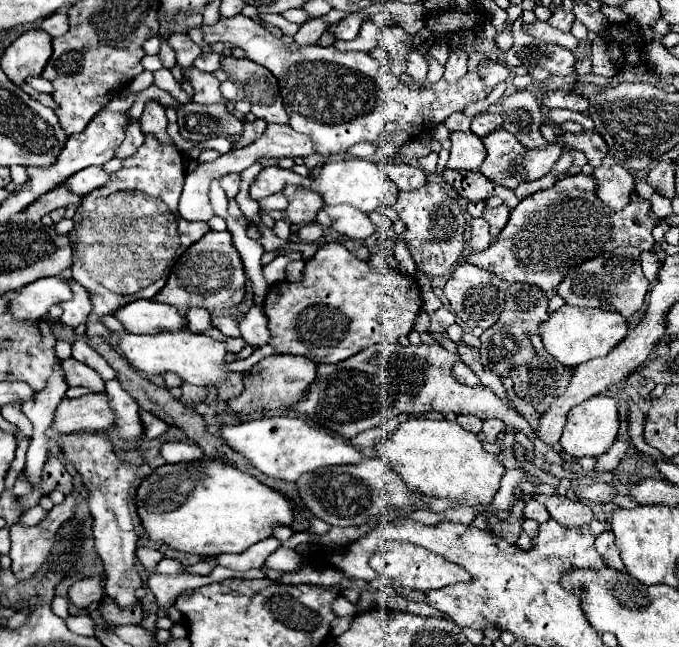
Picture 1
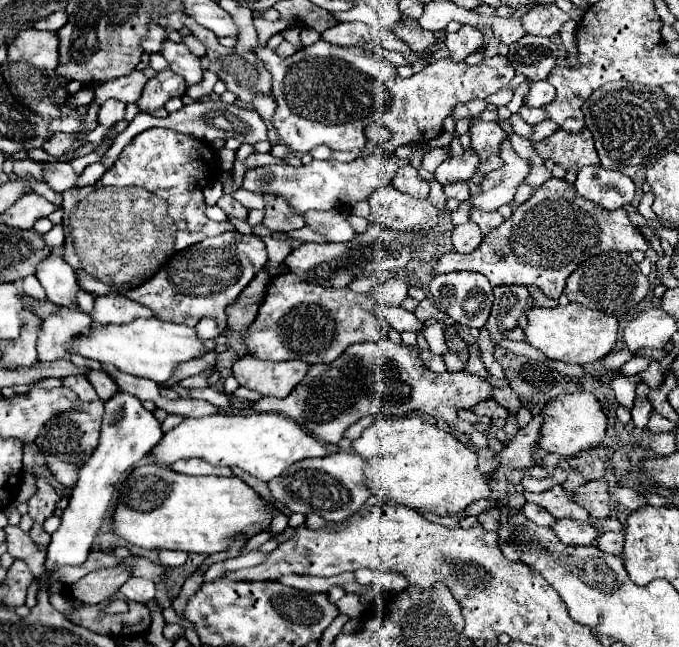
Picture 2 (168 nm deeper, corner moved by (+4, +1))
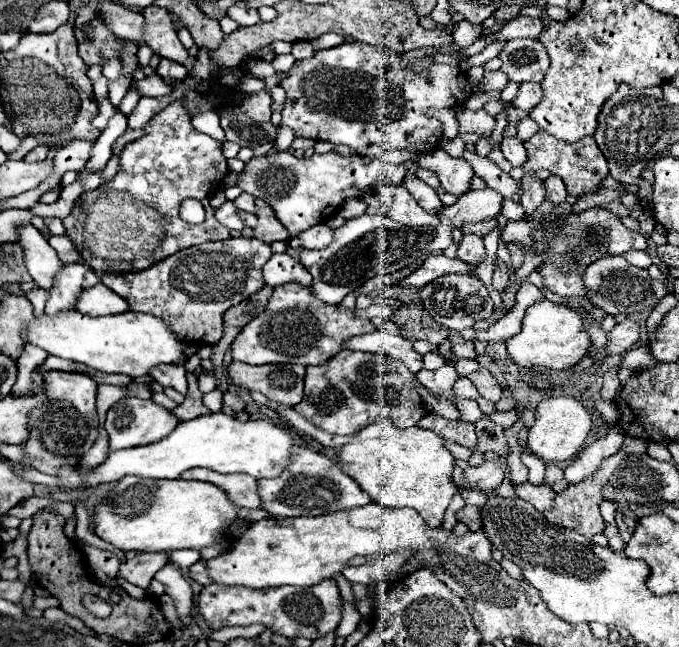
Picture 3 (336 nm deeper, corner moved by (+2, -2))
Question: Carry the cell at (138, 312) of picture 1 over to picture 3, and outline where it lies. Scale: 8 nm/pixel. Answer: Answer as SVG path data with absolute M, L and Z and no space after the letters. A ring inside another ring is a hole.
M97 284L89 290L83 290L83 296L79 296L77 310L87 316L115 316L127 312L129 304L105 284Z

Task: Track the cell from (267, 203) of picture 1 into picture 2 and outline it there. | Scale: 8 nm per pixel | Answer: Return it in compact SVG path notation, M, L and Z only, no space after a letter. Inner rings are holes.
M235 189L235 191L233 191L233 199L235 199L237 203L241 203L243 207L247 207L247 209L263 209L263 207L265 207L263 195L251 193L251 191L245 191L245 189Z

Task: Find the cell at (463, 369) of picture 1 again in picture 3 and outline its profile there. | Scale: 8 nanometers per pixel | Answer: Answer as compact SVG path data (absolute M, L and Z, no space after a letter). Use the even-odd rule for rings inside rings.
M377 330L371 334L363 334L363 336L355 336L355 340L349 340L345 344L345 348L351 350L363 350L363 352L373 352L373 354L381 354L381 356L391 356L401 360L411 372L419 372L423 370L423 356L417 354L411 346L409 340L405 340L403 336L395 336L389 334L387 330Z

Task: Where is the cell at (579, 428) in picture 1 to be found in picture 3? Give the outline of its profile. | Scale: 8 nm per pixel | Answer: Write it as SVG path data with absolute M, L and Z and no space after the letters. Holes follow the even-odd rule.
M559 396L559 398L547 398L541 400L535 408L535 424L529 428L527 444L535 456L539 456L543 462L571 462L581 450L583 444L593 430L593 418L591 412L575 398Z

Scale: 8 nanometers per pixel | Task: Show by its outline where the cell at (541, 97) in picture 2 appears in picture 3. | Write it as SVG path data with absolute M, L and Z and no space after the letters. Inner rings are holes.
M523 82L521 88L519 88L517 98L513 100L513 106L529 112L531 108L535 108L541 102L541 96L543 96L543 88L539 84L535 84L535 82Z

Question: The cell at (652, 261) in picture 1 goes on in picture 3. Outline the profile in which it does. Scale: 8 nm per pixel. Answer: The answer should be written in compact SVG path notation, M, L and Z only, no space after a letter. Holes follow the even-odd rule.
M631 250L629 254L623 254L623 258L629 262L629 264L635 264L635 266L641 266L641 268L649 268L651 266L651 256L647 252L635 252Z

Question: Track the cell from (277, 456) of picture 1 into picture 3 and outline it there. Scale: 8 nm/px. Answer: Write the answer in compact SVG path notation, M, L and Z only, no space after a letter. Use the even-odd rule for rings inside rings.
M215 412L207 416L193 418L189 422L179 422L177 428L165 436L163 440L139 446L139 448L127 448L119 452L109 452L107 460L99 464L97 468L87 472L87 480L83 482L79 478L77 468L69 468L59 472L59 480L63 490L81 490L81 488L93 488L103 482L119 480L127 474L143 476L143 478L179 478L185 470L203 466L211 468L219 474L235 474L245 472L257 480L261 478L275 478L291 464L291 448L293 448L293 436L291 430L271 422L269 418L249 418L247 422L237 420L235 416L229 416L225 412Z

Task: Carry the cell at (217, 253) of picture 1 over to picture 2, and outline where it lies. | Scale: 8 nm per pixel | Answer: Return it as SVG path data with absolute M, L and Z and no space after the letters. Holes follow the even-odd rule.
M223 233L209 237L189 249L177 251L149 281L127 289L125 297L149 307L155 317L195 327L203 317L217 321L219 329L227 327L225 307L233 303L249 281L265 267L265 243L255 235Z

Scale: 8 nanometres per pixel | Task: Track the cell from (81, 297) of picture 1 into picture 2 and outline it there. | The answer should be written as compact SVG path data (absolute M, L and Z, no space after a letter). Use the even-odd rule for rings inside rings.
M49 255L41 265L37 265L35 277L45 289L45 295L55 305L73 305L77 301L79 281L69 263L59 255Z

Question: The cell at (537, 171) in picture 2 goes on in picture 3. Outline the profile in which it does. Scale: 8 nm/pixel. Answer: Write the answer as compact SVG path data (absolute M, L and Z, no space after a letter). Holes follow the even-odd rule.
M467 150L463 152L463 158L467 158L469 164L473 166L475 174L477 174L479 178L483 178L483 180L487 182L487 186L491 186L491 188L495 188L499 194L503 194L505 200L519 192L521 184L519 184L517 180L513 180L507 172L503 172L503 170L501 170L495 162L491 162L489 158L483 158L483 156L479 156L479 154L475 154L475 152L467 152Z

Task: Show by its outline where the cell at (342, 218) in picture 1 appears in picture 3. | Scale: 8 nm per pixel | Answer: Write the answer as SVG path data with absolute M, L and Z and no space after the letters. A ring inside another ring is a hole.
M325 222L311 226L309 230L299 234L301 246L311 248L311 250L323 250L333 242L333 228L329 228Z

